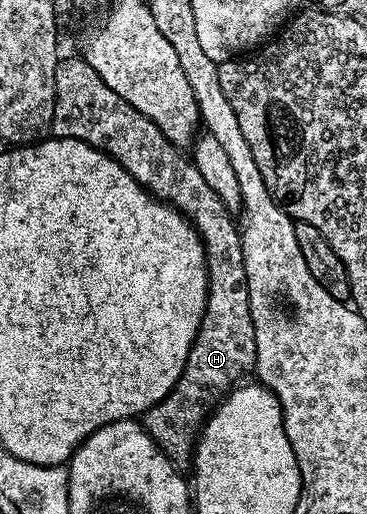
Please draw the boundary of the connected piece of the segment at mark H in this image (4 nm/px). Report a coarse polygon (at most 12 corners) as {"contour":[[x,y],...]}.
{"contour":[[82,58],[55,69],[51,132],[112,156],[186,216],[207,305],[181,378],[141,417],[190,465],[255,367],[240,229],[201,170]]}

